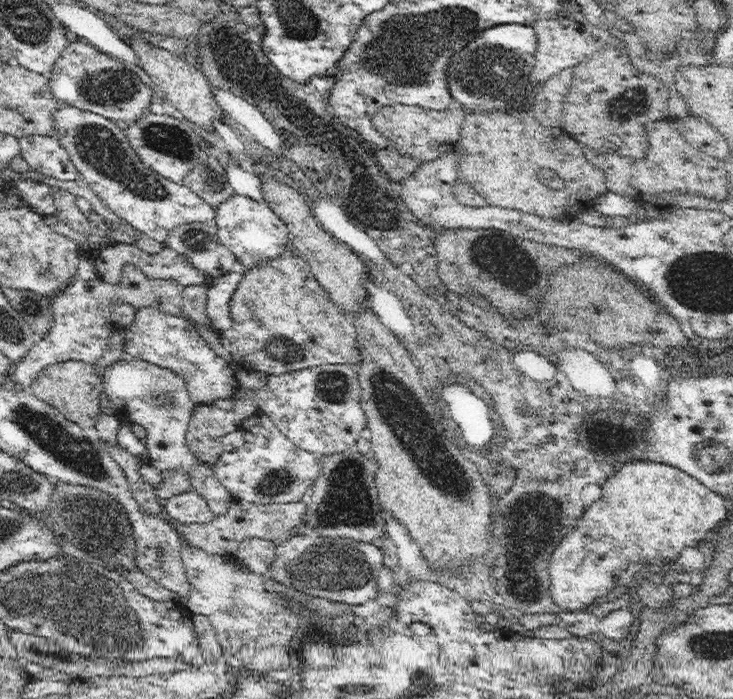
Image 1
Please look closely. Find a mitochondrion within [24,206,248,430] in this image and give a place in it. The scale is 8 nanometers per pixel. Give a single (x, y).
(163, 400)

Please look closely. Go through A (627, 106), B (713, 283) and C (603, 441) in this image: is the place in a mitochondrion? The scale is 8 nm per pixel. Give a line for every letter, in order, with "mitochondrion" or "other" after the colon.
A: mitochondrion
B: mitochondrion
C: other

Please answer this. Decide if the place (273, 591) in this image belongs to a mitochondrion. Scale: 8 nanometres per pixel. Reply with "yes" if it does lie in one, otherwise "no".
yes

